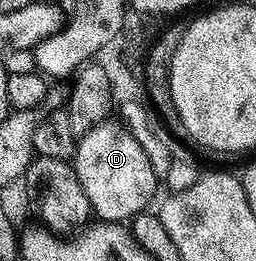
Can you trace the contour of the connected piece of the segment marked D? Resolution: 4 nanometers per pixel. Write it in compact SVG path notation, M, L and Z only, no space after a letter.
M117 119L99 123L81 136L71 164L87 195L90 210L102 221L125 223L146 212L157 185L159 189L159 179L151 171L151 163L147 163L147 151L139 147L139 139L131 135L129 126Z

